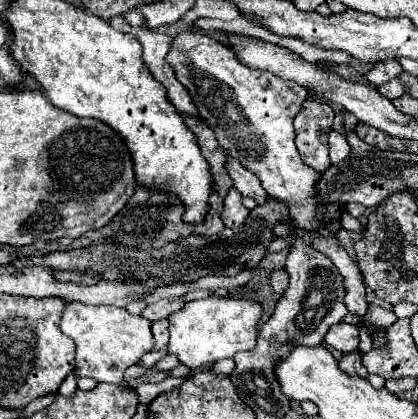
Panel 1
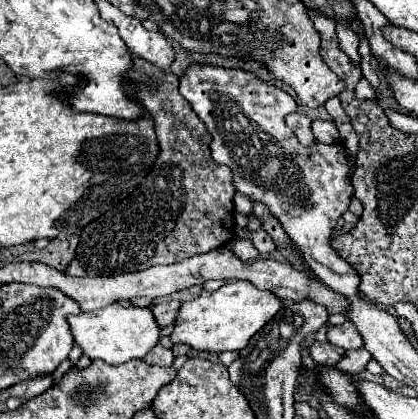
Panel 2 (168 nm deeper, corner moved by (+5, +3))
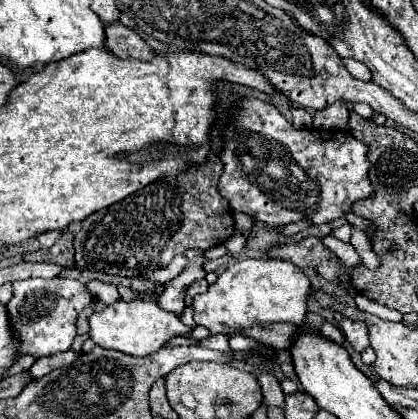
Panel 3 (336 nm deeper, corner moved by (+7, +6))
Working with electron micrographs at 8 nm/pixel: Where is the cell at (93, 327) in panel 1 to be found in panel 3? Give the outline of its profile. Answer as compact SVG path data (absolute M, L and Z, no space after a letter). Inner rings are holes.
M135 300L135 302L115 302L107 306L103 312L93 314L89 318L91 330L89 336L95 340L97 346L113 348L123 354L131 356L149 356L155 350L159 350L163 344L167 344L175 336L185 336L193 330L193 326L187 326L181 322L181 318L173 312L165 312L159 308L155 300Z

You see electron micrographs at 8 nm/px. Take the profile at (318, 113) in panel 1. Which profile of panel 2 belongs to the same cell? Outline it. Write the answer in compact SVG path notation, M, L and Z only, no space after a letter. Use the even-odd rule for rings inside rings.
M291 113L285 117L285 123L287 127L295 133L295 137L301 141L301 145L305 147L311 147L313 143L317 143L313 131L311 131L311 119L303 113Z

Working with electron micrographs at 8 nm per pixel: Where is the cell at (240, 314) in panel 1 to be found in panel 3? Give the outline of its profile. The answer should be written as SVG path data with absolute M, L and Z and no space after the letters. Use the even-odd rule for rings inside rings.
M241 260L227 266L215 284L205 294L193 298L195 322L209 328L213 334L237 334L241 328L267 322L301 324L311 298L311 282L307 274L285 260Z

